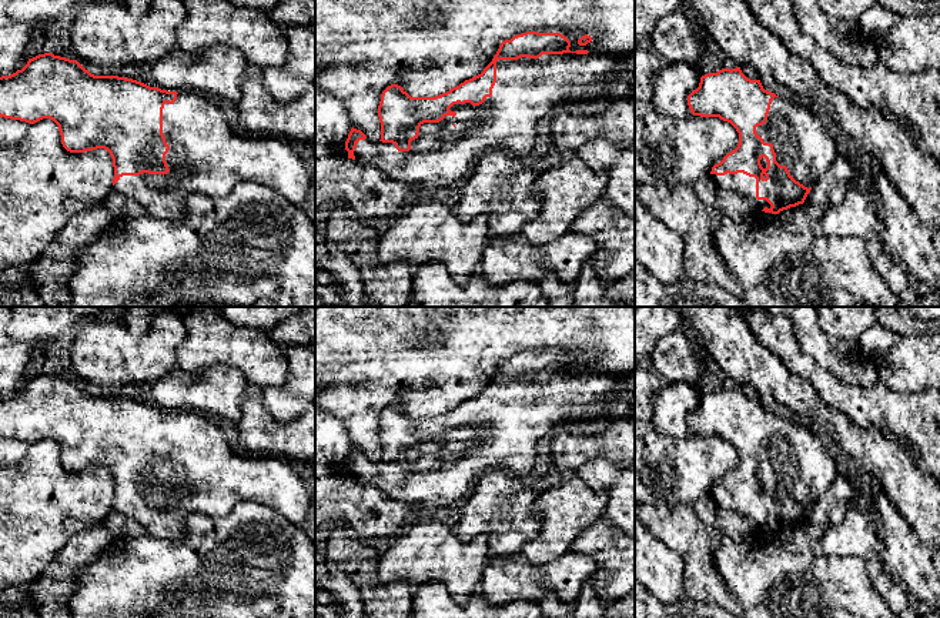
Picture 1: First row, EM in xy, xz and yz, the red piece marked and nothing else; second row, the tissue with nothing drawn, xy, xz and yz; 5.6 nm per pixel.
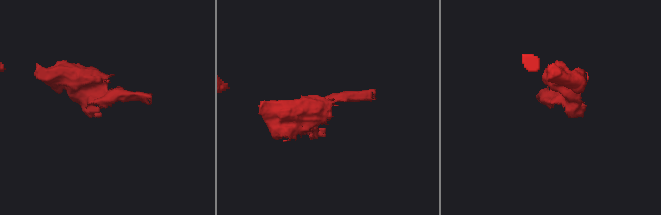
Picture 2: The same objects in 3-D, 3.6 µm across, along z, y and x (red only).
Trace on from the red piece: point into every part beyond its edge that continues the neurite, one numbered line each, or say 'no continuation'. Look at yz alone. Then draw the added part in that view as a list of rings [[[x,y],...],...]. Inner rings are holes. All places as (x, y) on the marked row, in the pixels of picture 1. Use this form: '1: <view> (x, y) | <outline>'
1: yz (800, 142) | [[[775,97],[767,120],[756,127],[765,143],[772,143],[776,161],[804,187],[813,187],[842,153],[823,123],[793,98]]]

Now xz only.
1: xz (527, 90) | [[[563,53],[498,60],[492,96],[482,104],[458,103],[449,108],[455,117],[421,124],[409,151],[365,138],[354,156],[391,180],[448,188],[492,150],[528,157],[545,117],[563,106],[606,100],[612,87],[628,78],[623,56]]]

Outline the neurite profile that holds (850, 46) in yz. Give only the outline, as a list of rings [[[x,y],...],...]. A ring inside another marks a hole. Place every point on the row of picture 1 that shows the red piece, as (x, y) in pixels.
[[[792,0],[795,17],[802,31],[810,36],[837,60],[850,66],[872,67],[877,61],[876,41],[864,36],[856,23],[832,20],[819,6],[819,0]]]

